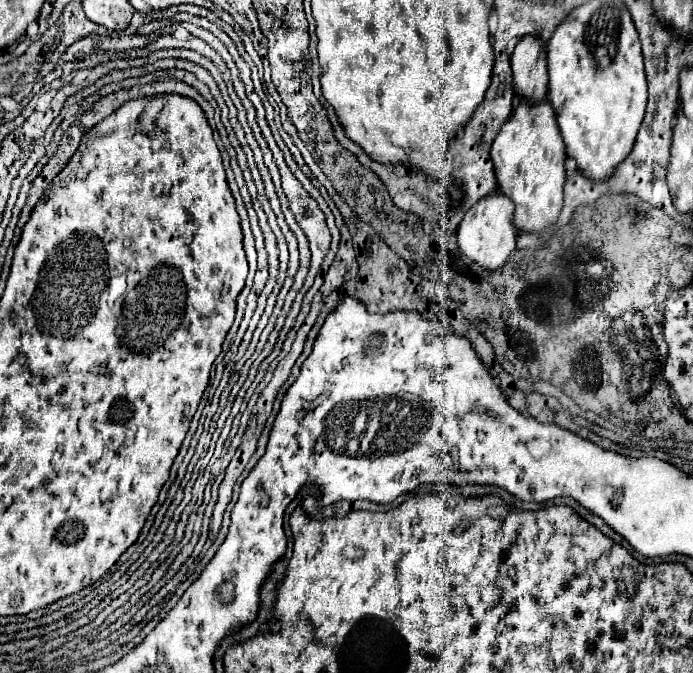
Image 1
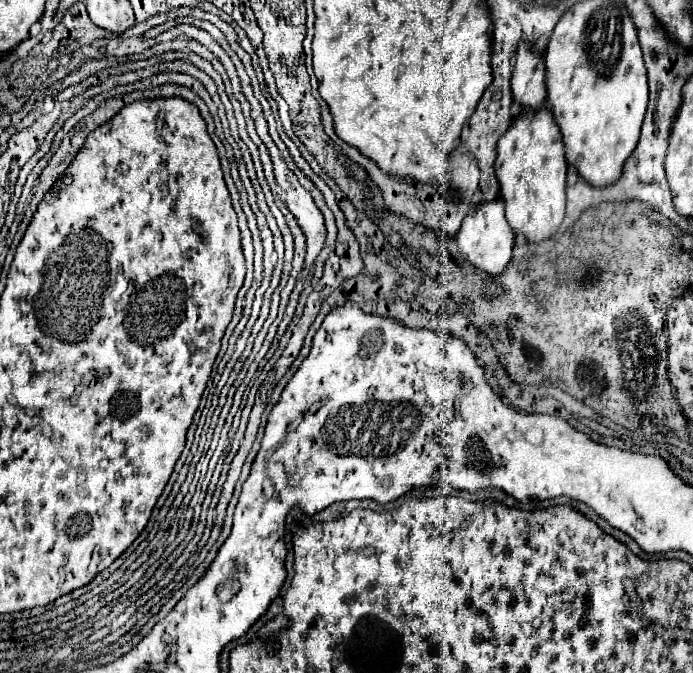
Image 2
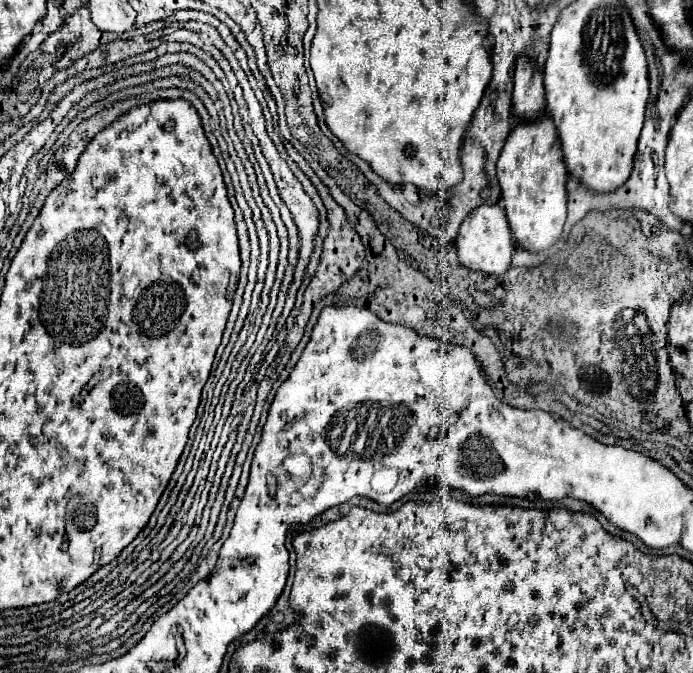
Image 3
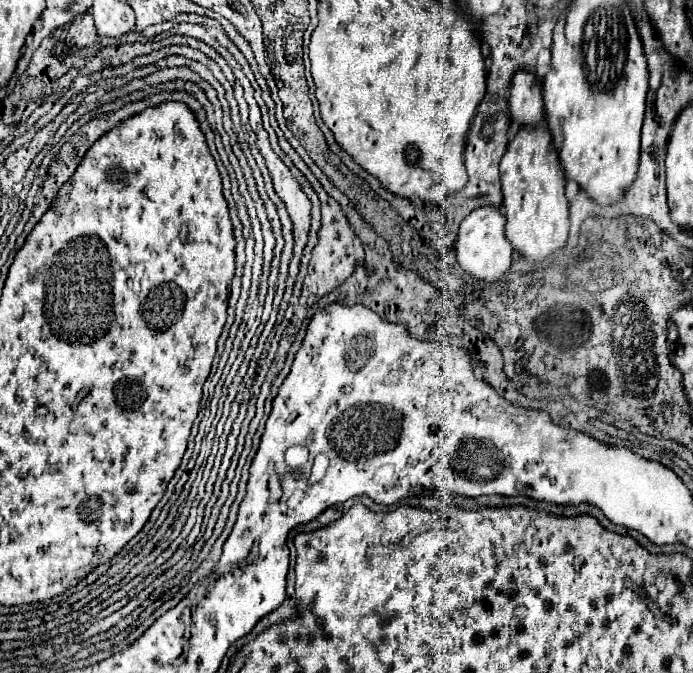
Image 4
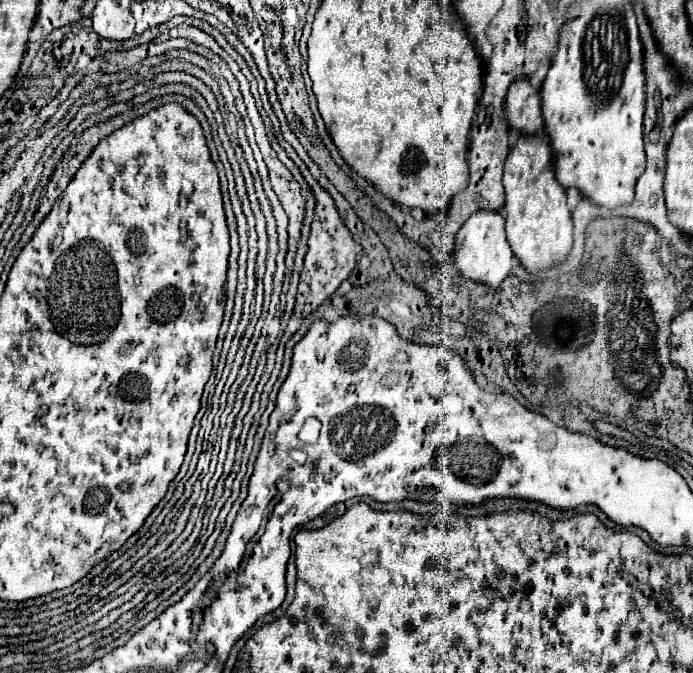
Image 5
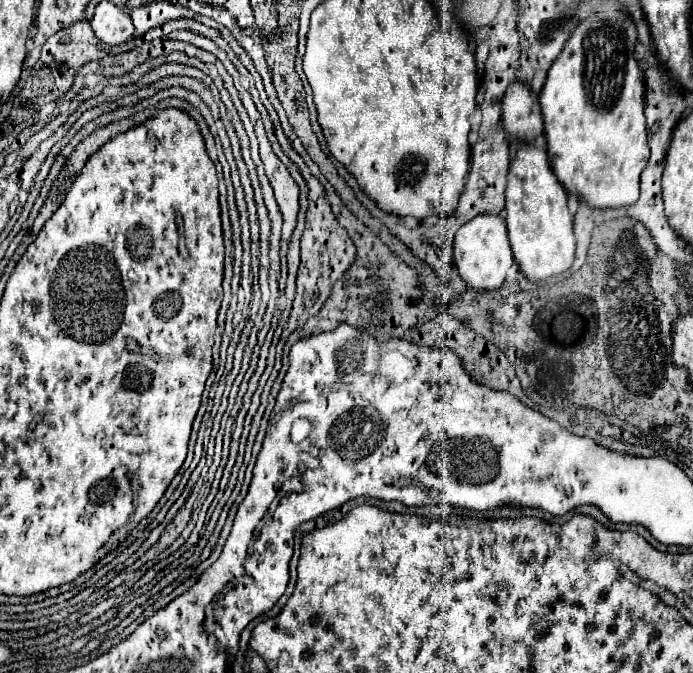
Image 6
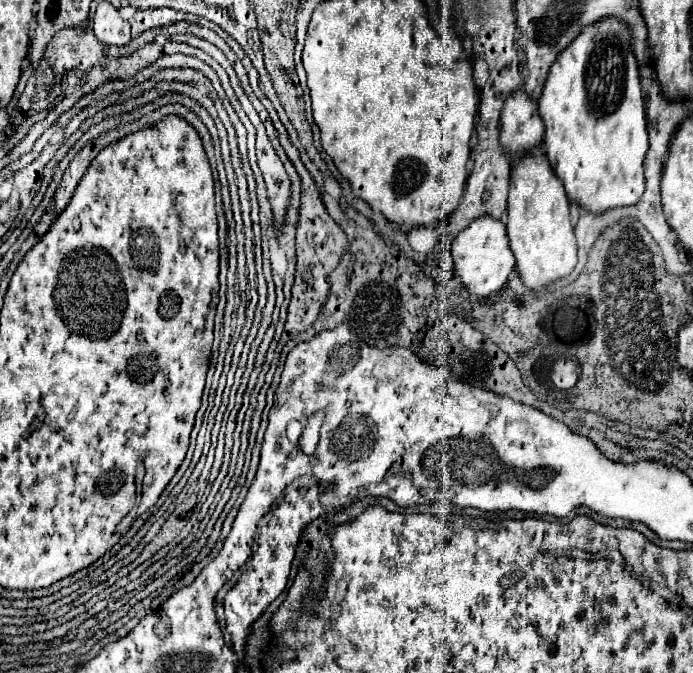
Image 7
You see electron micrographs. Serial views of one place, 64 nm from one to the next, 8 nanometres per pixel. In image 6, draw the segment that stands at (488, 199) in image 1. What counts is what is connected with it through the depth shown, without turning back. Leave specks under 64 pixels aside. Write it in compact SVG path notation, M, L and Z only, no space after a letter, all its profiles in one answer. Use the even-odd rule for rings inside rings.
M480 214L466 222L454 238L454 266L460 274L460 278L472 286L478 292L490 292L498 290L502 282L506 280L506 274L510 266L514 264L514 256L510 244L508 244L508 234L506 234L506 222L502 216L492 216L492 214Z

